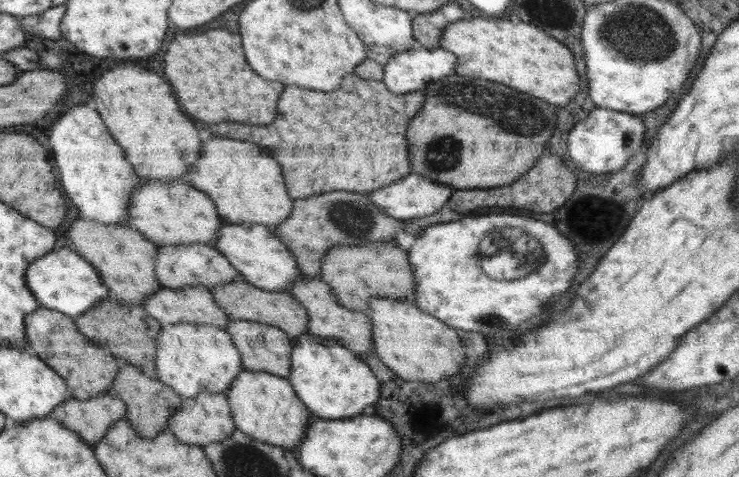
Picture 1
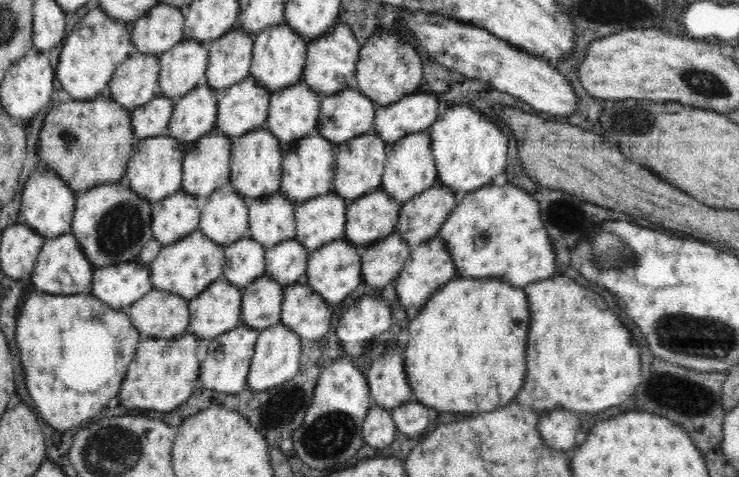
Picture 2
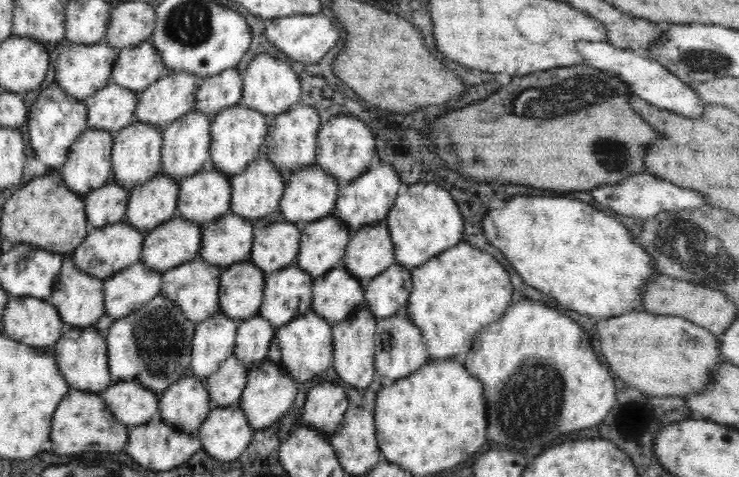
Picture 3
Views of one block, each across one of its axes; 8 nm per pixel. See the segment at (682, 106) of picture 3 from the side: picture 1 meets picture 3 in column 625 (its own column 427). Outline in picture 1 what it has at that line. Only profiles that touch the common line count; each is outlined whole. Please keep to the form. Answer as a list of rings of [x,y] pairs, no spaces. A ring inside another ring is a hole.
[[[418,48],[400,52],[383,66],[381,81],[394,94],[424,90],[428,83],[454,73],[455,55],[443,48]]]

